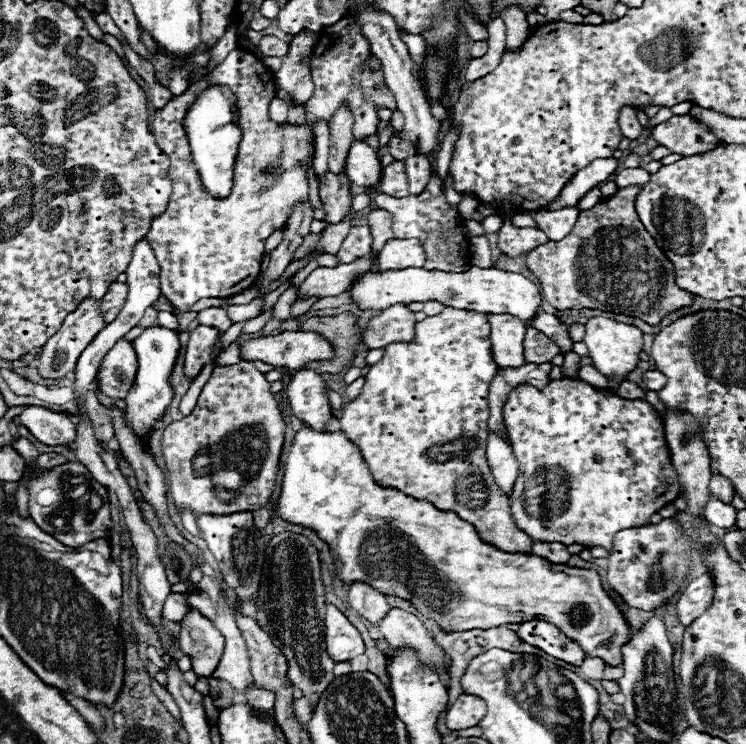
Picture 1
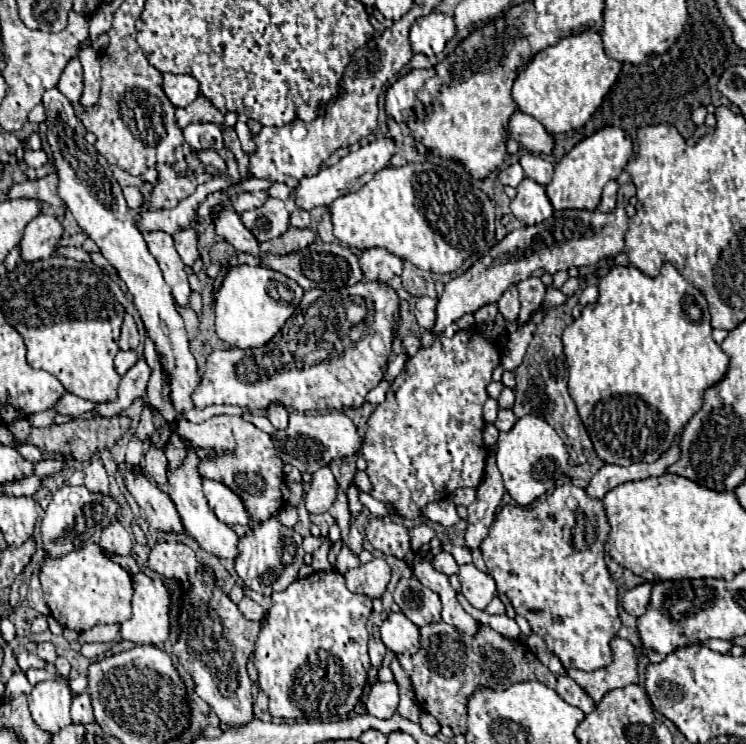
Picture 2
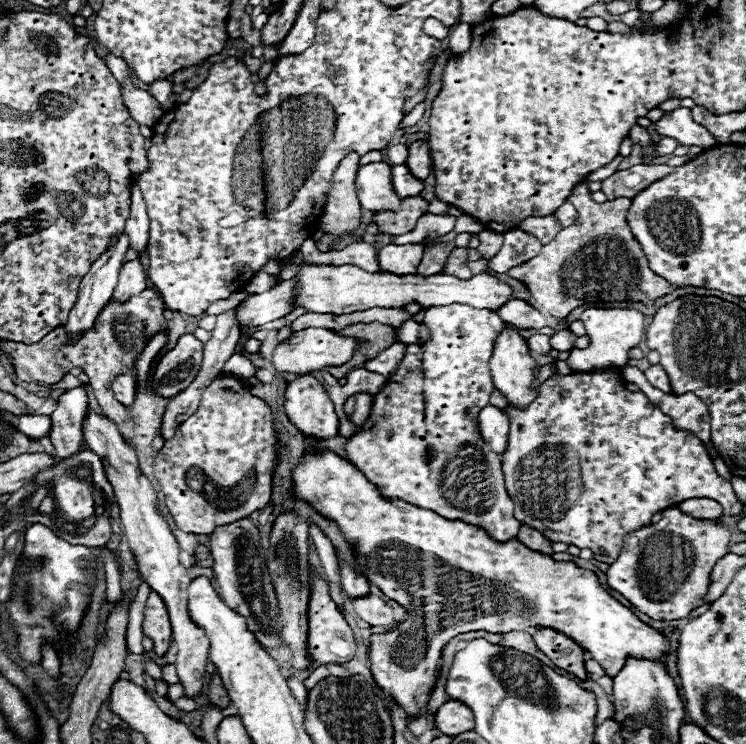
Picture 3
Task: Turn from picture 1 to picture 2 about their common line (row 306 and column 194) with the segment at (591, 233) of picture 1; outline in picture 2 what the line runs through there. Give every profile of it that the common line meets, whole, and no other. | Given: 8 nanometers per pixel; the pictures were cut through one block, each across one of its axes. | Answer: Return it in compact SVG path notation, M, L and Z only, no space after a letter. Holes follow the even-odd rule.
M180 542L156 544L150 552L148 566L174 580L190 580L190 592L180 592L180 626L182 634L174 644L174 654L180 664L190 672L196 682L196 692L206 700L222 724L228 728L238 728L254 718L252 714L252 680L246 672L246 660L254 652L254 642L260 634L260 622L246 620L238 606L216 588L212 572L204 570L194 550Z

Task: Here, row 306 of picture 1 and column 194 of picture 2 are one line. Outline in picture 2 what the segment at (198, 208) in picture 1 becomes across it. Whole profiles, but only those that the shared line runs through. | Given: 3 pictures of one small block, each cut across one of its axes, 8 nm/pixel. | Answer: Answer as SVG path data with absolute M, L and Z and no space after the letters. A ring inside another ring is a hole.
M156 164L156 170L160 172L160 178L158 178L158 182L156 182L154 190L152 190L152 202L150 202L152 210L174 208L180 200L188 198L188 196L196 190L196 186L198 186L198 184L202 184L202 182L206 182L206 180L210 180L210 178L212 178L208 172L192 174L192 178L188 178L188 176L178 176L178 174L174 172L174 168L172 168L172 166L166 166L166 164Z

